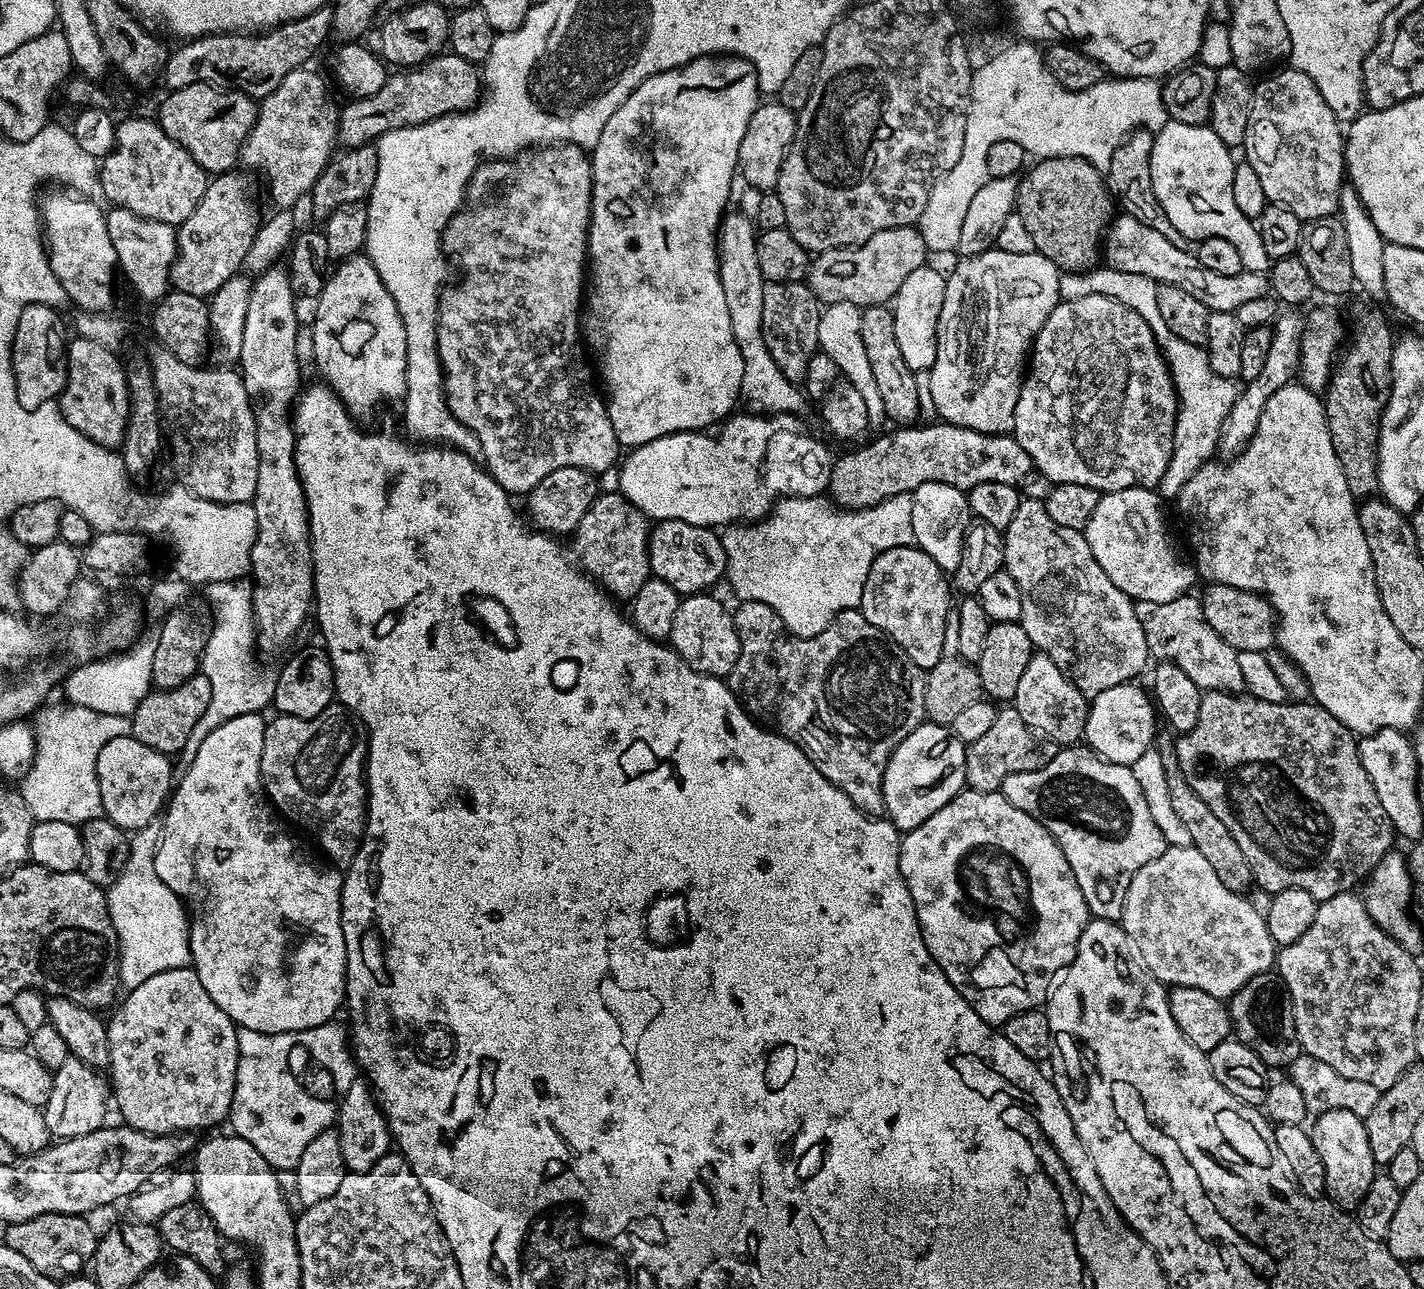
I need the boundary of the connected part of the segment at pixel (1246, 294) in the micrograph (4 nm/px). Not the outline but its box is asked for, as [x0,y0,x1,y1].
[1102,214,1270,312]

